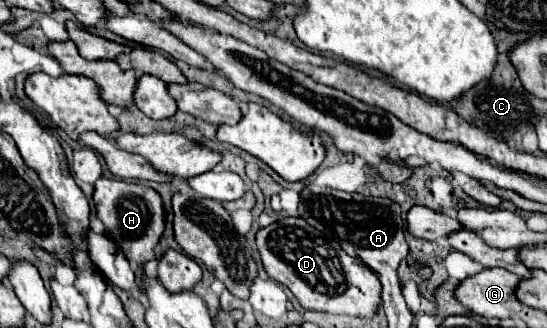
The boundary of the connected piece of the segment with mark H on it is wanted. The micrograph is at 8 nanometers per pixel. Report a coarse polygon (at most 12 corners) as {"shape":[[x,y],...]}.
{"shape":[[98,178],[96,214],[128,262],[156,260],[156,190]]}

